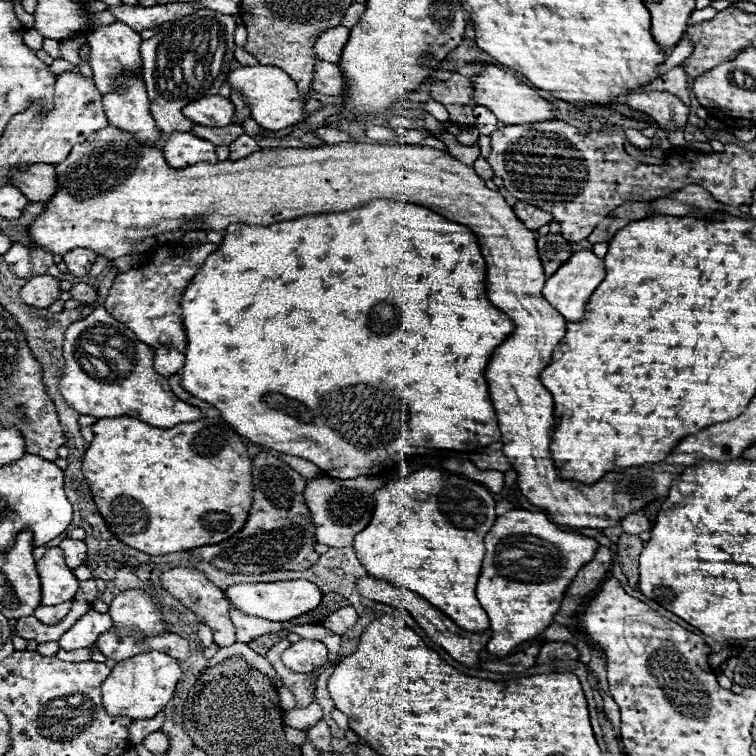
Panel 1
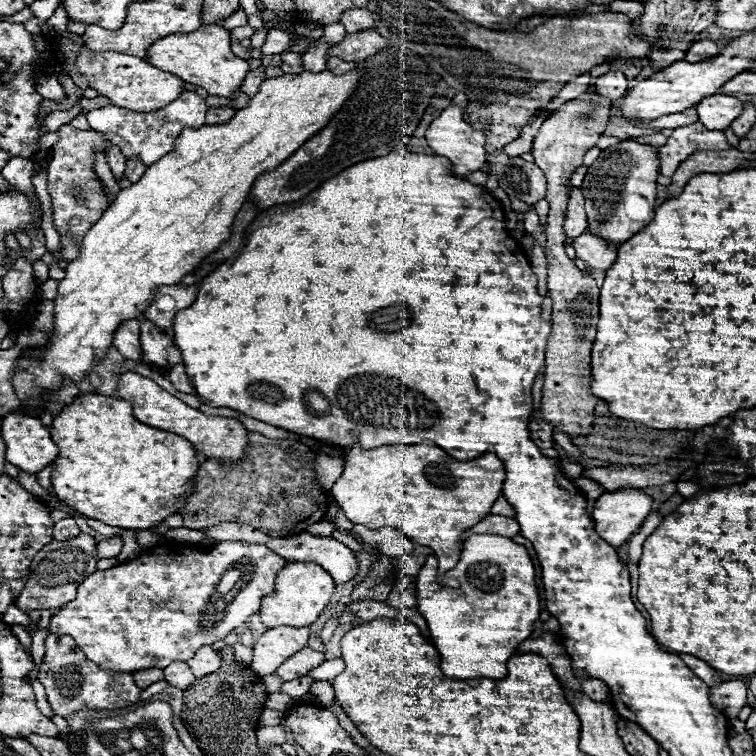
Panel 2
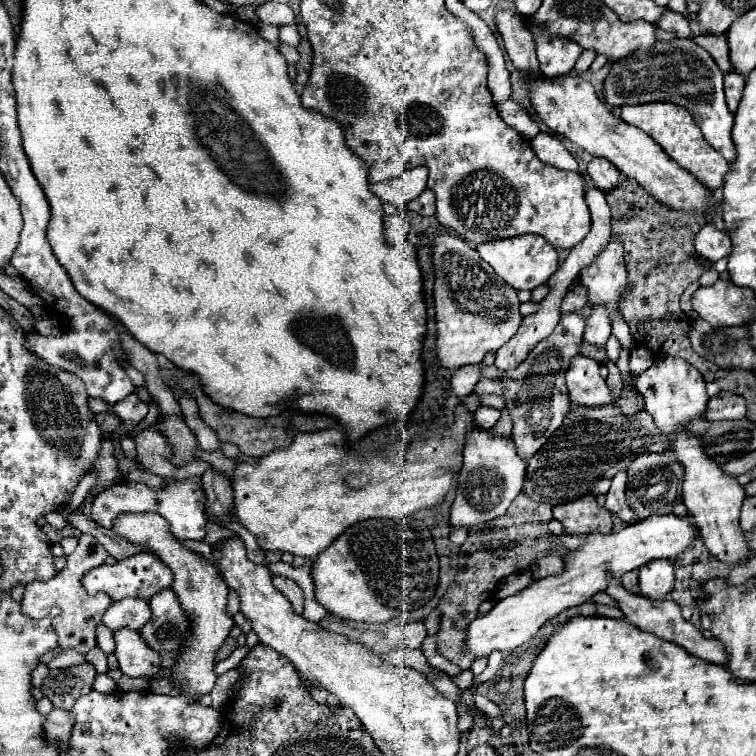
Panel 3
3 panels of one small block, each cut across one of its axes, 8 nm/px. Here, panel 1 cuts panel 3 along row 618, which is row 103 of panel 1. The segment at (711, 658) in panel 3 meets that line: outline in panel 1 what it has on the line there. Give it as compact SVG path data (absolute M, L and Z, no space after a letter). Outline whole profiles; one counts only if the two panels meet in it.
M640 92L628 96L628 106L654 116L658 126L668 132L668 140L674 148L686 146L684 126L690 116L690 108L670 92Z

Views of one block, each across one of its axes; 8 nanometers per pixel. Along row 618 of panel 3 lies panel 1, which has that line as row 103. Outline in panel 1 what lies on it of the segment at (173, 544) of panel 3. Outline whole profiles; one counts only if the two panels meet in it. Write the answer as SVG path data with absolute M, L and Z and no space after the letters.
M216 94L216 96L204 96L202 100L190 102L188 106L184 106L182 112L194 124L208 126L208 128L224 128L232 124L234 104L228 98Z

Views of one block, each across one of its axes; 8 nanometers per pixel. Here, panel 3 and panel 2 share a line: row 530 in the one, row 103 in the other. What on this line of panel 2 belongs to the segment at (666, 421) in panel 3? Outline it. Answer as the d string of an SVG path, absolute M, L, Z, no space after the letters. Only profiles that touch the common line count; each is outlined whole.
M724 94L710 96L696 106L700 122L712 130L726 130L742 114L742 108L744 104L738 98Z

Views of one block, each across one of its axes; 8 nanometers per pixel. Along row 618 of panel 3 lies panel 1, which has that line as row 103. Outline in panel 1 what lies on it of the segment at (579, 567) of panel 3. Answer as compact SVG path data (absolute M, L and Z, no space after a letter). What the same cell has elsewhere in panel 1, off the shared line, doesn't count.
M480 62L484 68L476 78L470 78L472 90L474 90L474 104L486 106L500 122L504 124L530 124L530 122L542 122L542 120L554 120L552 104L536 94L536 90L528 88L520 78L516 78L510 72L500 70L494 64Z

